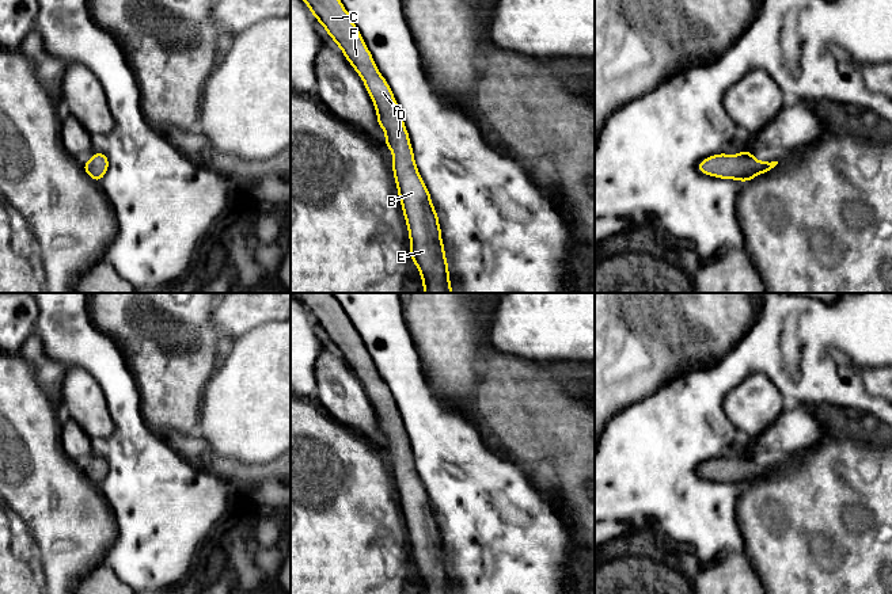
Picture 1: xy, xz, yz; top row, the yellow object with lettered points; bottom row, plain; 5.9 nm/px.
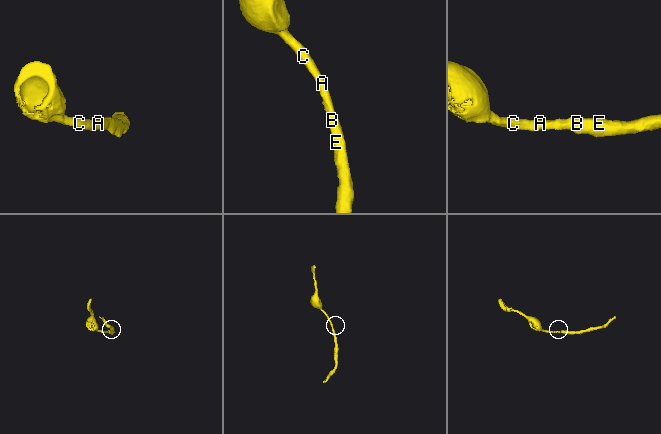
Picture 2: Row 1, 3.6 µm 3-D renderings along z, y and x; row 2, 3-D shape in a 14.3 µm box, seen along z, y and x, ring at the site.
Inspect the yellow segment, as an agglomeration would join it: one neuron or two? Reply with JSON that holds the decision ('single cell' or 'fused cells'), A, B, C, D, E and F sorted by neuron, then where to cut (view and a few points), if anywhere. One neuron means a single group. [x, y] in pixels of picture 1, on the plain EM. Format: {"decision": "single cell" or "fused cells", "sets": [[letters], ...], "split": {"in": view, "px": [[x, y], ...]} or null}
{"decision": "single cell", "sets": [["A", "B", "C", "D", "E", "F"]], "split": null}

